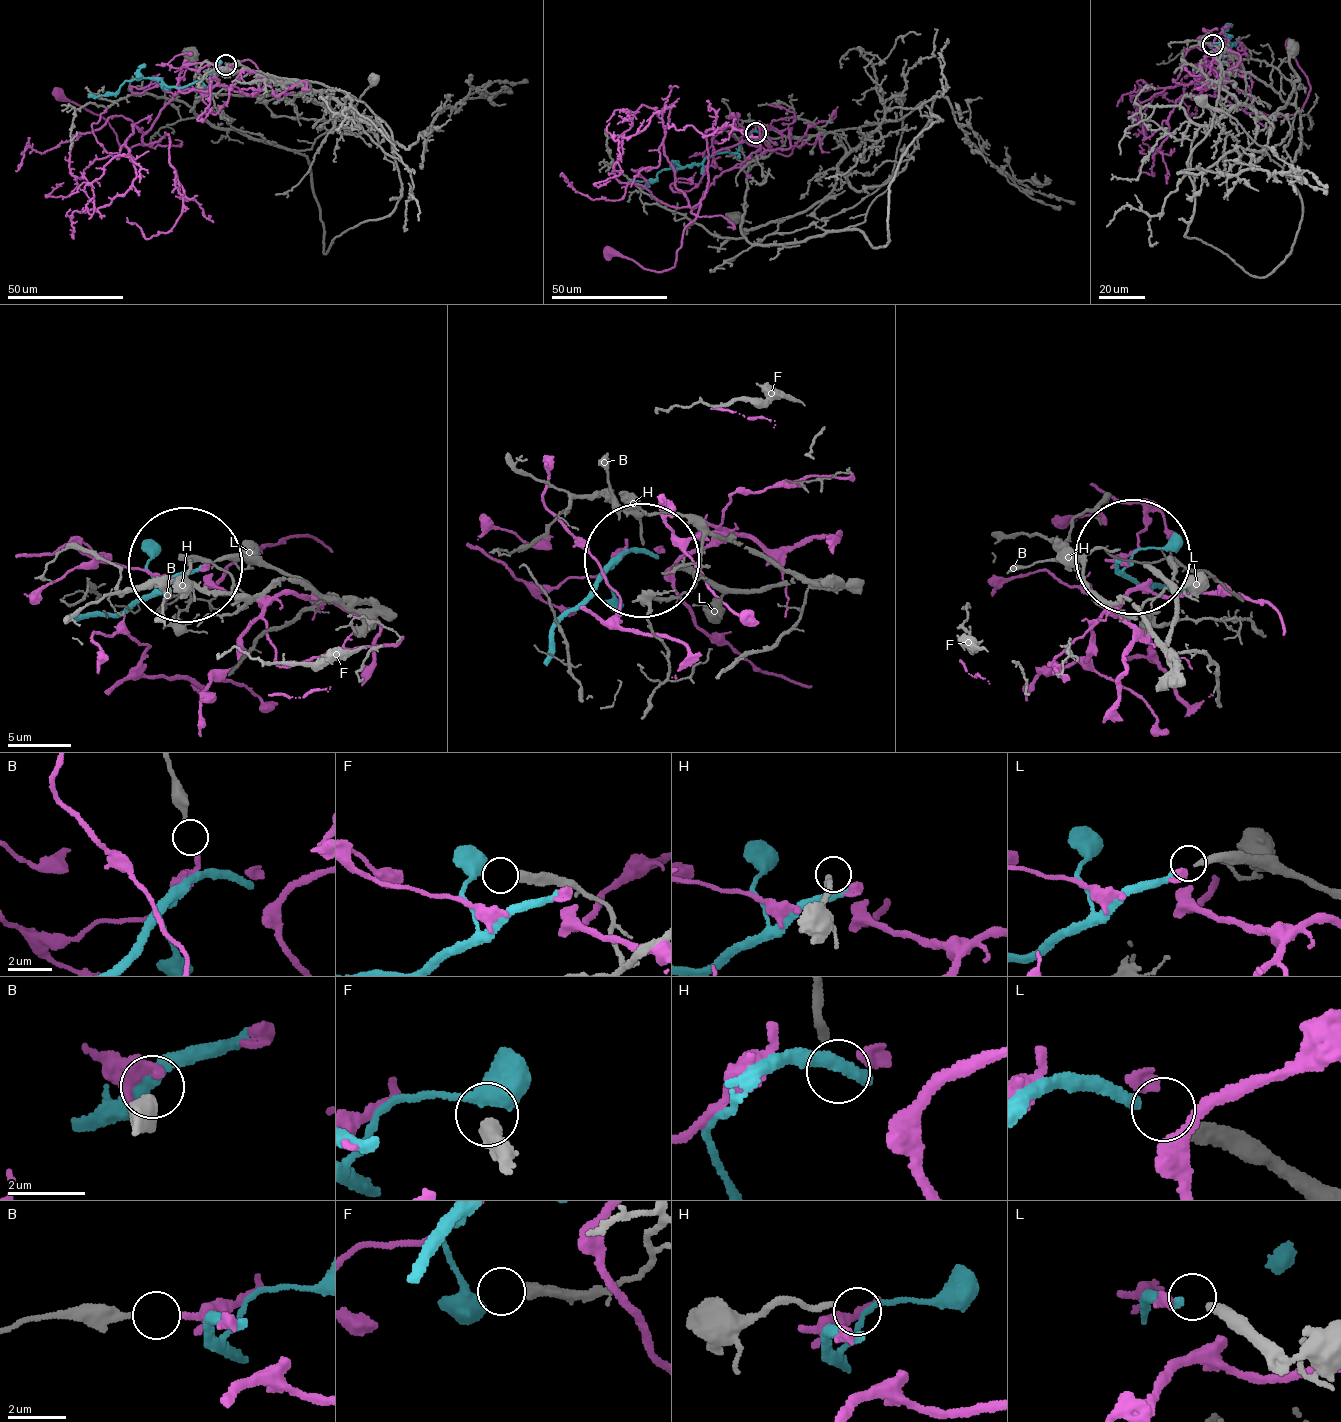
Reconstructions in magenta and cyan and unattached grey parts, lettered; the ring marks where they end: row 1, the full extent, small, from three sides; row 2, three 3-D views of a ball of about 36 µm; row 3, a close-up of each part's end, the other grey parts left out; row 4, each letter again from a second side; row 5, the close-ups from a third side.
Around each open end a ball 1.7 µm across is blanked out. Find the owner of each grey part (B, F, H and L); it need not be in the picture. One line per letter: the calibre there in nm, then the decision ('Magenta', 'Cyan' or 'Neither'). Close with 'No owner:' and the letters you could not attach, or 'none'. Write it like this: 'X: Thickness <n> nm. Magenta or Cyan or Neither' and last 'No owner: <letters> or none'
B: Thickness 320 nm. Magenta
F: Thickness 420 nm. Neither
H: Thickness 200 nm. Neither
L: Thickness 400 nm. Cyan
No owner: F, H

